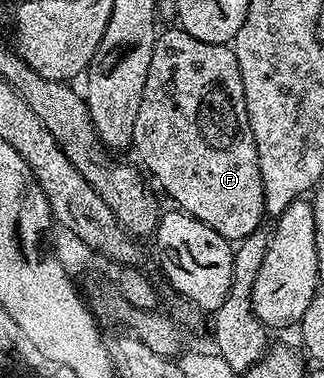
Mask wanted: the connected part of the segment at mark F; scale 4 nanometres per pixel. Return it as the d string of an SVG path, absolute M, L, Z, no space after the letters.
M169 27L158 36L155 43L155 51L151 55L151 63L147 71L147 87L143 87L143 103L139 103L139 115L135 119L135 131L133 132L132 152L137 152L137 157L149 168L148 176L158 181L165 188L169 197L174 197L176 208L190 213L192 217L198 217L207 227L219 231L231 243L240 243L246 237L252 235L257 229L262 228L266 220L265 196L263 195L263 179L259 171L259 155L255 147L255 135L251 135L251 123L247 119L247 103L243 95L243 75L239 75L239 63L235 59L232 48L229 45L216 45L215 43L203 43L191 35L187 35L180 27Z

